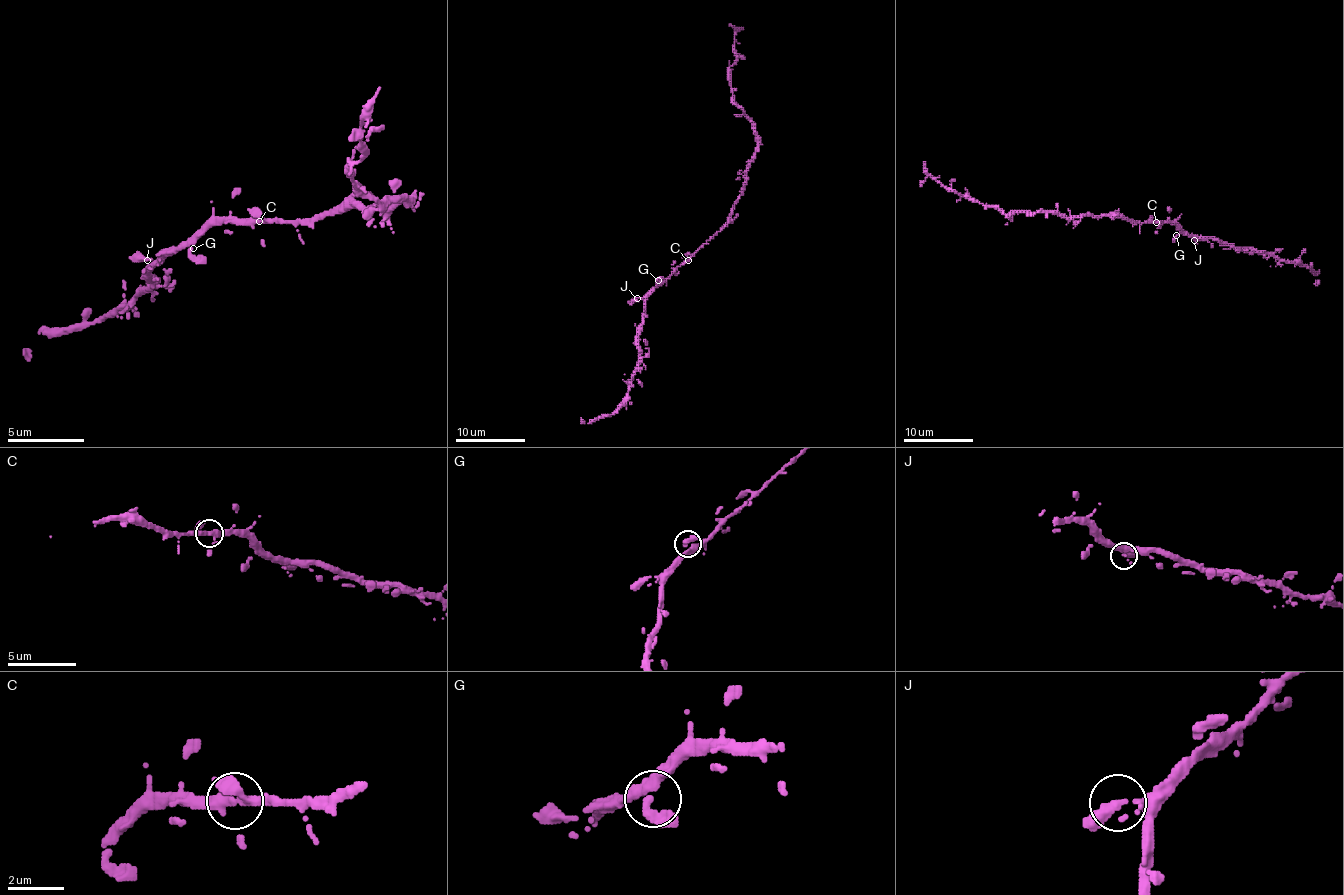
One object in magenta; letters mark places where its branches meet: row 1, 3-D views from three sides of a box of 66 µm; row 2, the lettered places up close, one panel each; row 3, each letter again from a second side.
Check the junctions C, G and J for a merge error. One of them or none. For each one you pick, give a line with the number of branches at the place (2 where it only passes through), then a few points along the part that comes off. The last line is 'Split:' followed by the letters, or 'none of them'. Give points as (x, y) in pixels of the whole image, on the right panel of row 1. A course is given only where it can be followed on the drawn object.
Split: none of them

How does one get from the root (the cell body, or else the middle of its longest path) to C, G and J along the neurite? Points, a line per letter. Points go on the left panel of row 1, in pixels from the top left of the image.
C: (308, 222), (258, 222)
G: (308, 222), (216, 222), (193, 248)
J: (308, 222), (216, 222), (185, 245), (178, 245), (170, 252), (147, 260)

